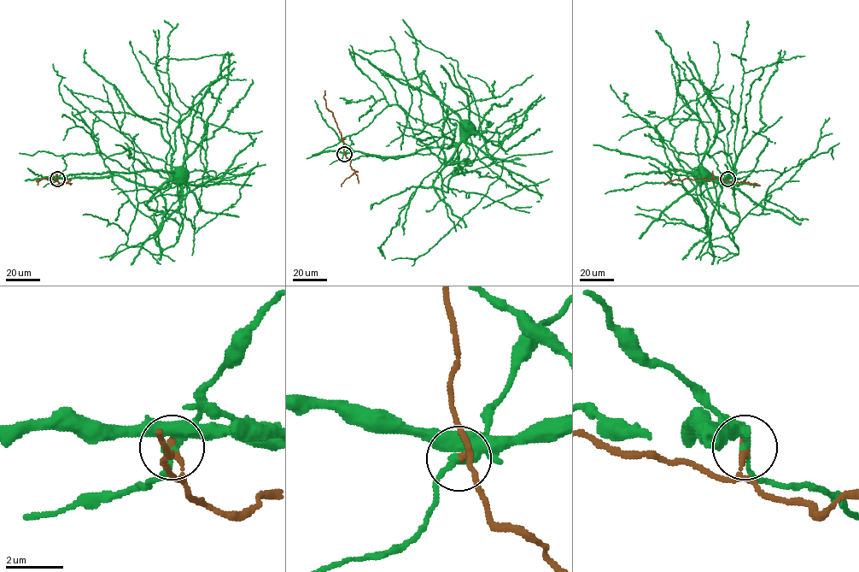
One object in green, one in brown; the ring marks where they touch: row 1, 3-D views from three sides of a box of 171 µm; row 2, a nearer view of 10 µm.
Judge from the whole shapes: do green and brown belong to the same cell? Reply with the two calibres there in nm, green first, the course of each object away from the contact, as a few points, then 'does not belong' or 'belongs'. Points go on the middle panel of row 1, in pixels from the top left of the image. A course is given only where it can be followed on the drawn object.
calibres 280 and 260 nm; course green (344, 154), (359, 151), (395, 156), (407, 156), (425, 148), (450, 148), (460, 141), (462, 132), (467, 126); course brown (344, 154), (341, 132), (332, 113), (326, 108), (324, 90); does not belong

